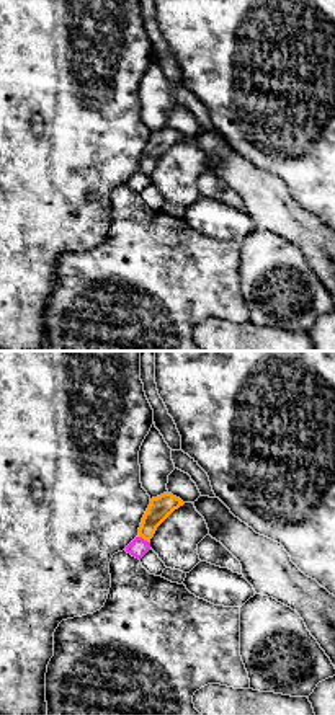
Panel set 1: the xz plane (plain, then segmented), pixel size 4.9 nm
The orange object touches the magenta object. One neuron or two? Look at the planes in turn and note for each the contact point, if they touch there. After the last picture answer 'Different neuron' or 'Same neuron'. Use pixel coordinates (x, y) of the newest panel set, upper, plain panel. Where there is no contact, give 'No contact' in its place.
Touches orange at (144, 173)

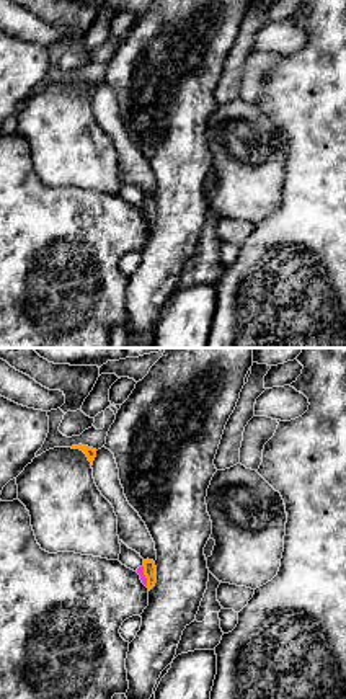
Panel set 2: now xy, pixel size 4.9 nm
Touches orange at (146, 211)

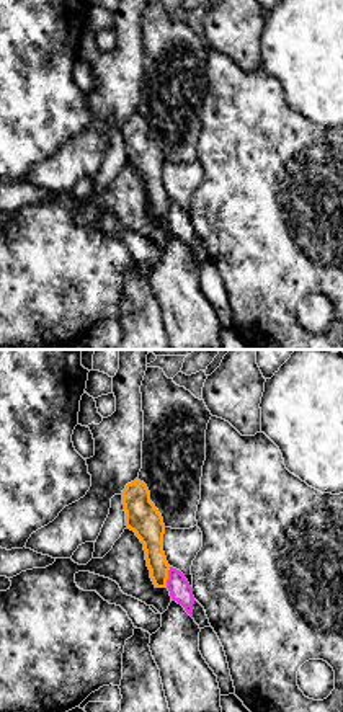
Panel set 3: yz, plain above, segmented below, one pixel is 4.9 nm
Touches orange at (167, 211)

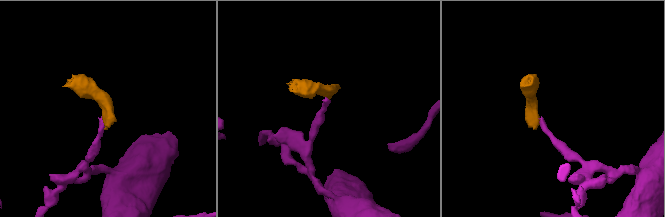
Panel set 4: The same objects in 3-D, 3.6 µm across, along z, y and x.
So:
Different neuron

